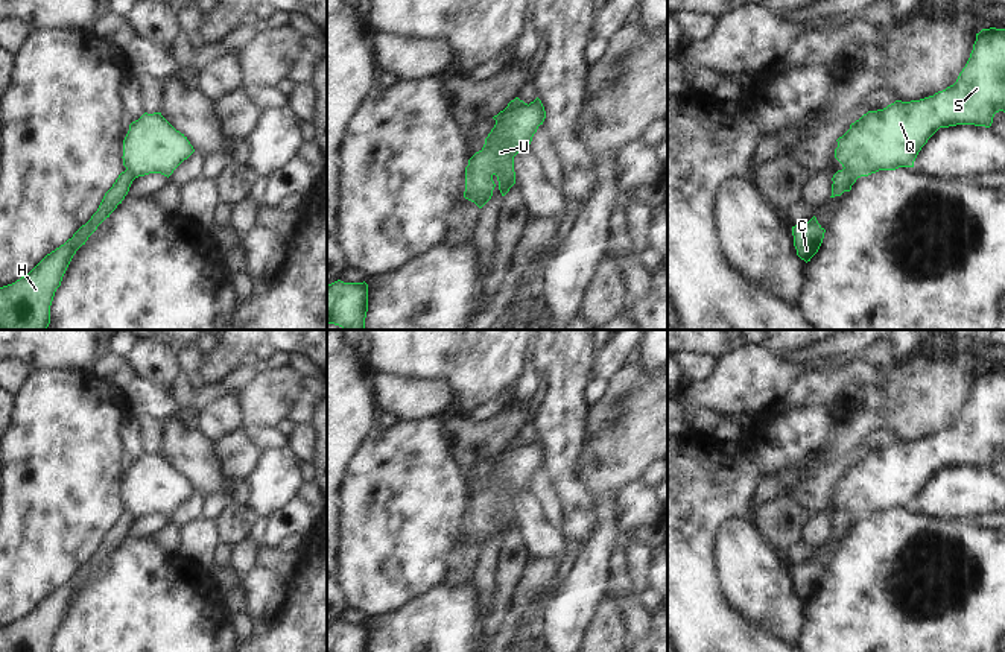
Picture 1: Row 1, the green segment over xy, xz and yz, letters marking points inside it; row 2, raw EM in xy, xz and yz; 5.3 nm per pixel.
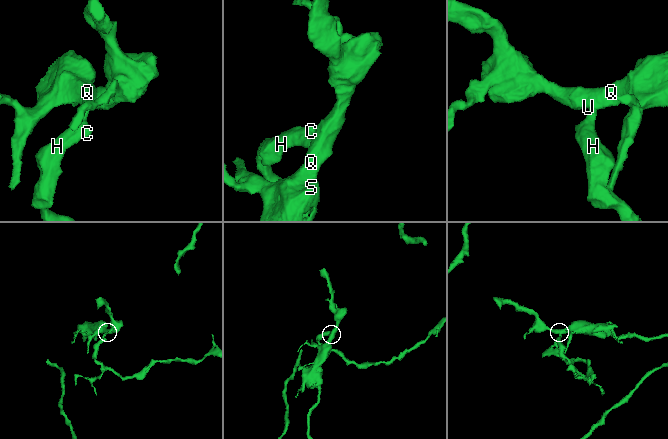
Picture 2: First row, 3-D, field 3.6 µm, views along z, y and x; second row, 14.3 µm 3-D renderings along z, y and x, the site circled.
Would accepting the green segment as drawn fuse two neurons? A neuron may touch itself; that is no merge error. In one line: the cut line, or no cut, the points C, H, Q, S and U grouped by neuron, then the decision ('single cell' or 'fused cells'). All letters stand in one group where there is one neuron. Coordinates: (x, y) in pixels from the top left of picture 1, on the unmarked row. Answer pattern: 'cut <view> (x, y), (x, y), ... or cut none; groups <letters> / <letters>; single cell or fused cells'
cut yz (843, 509), (856, 519); groups C H / Q S U; fused cells

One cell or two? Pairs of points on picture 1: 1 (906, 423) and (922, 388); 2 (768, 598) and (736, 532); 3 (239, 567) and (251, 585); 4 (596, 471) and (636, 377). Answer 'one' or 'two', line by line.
1: one
2: one
3: two
4: one

